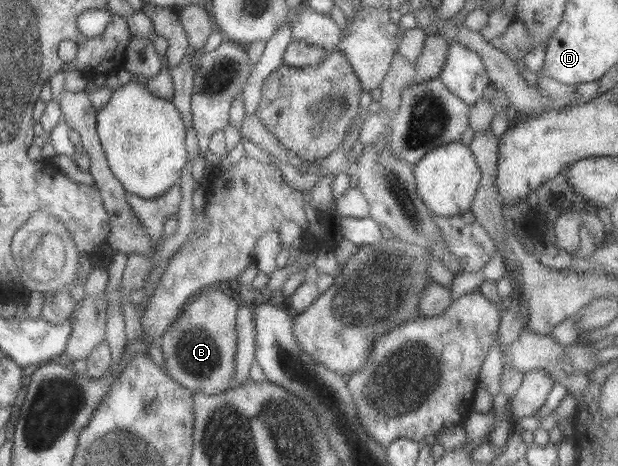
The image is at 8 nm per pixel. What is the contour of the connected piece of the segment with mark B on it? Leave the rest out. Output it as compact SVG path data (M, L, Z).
M219 288L215 291L205 291L202 294L197 294L191 303L184 304L180 315L168 324L168 328L161 335L160 349L162 359L164 359L163 369L168 377L171 377L181 387L189 389L192 394L218 394L233 383L234 349L236 349L235 315L239 303L240 301L237 302L231 294Z

